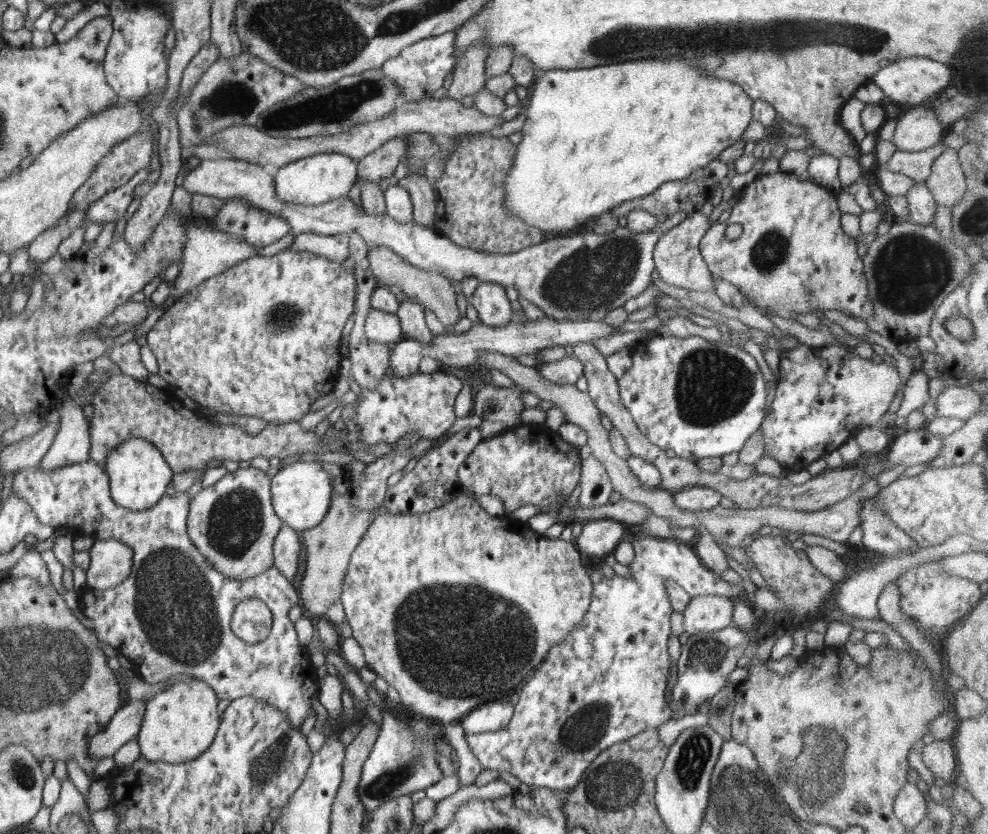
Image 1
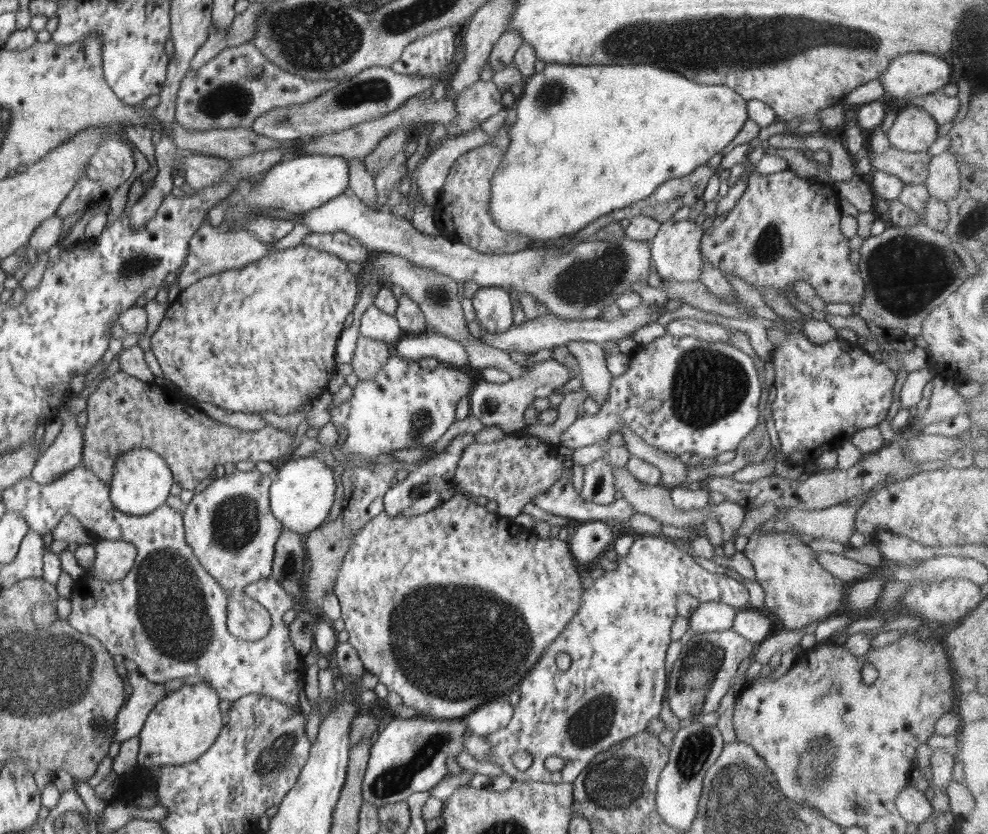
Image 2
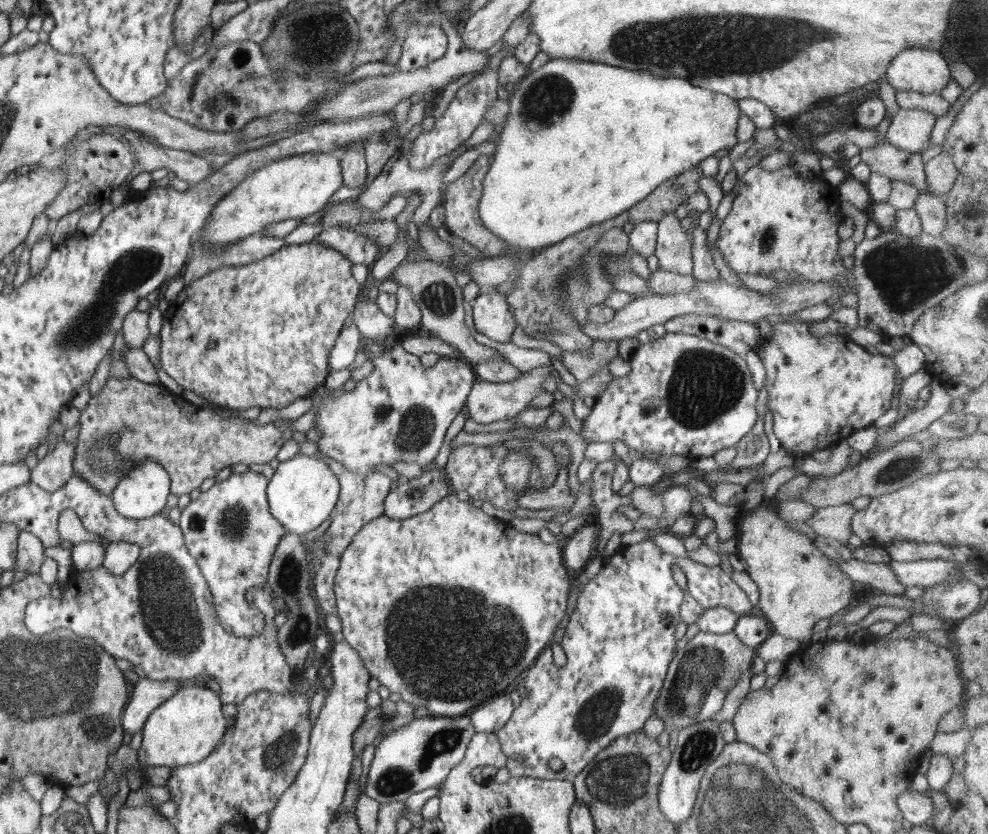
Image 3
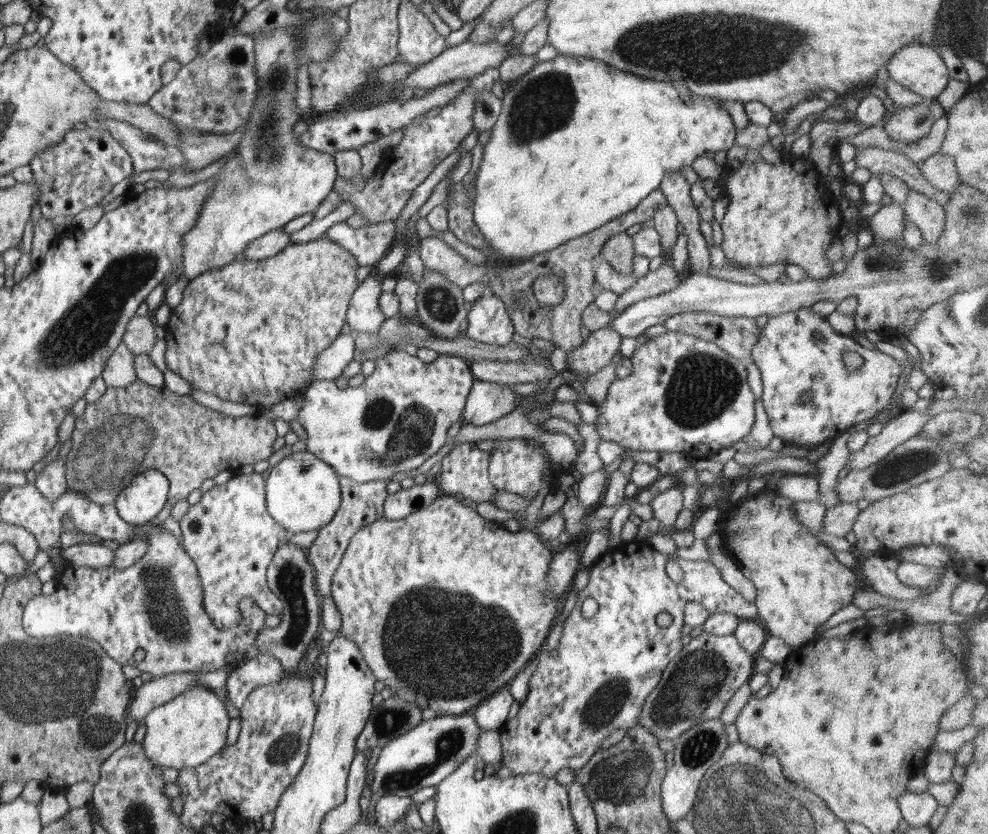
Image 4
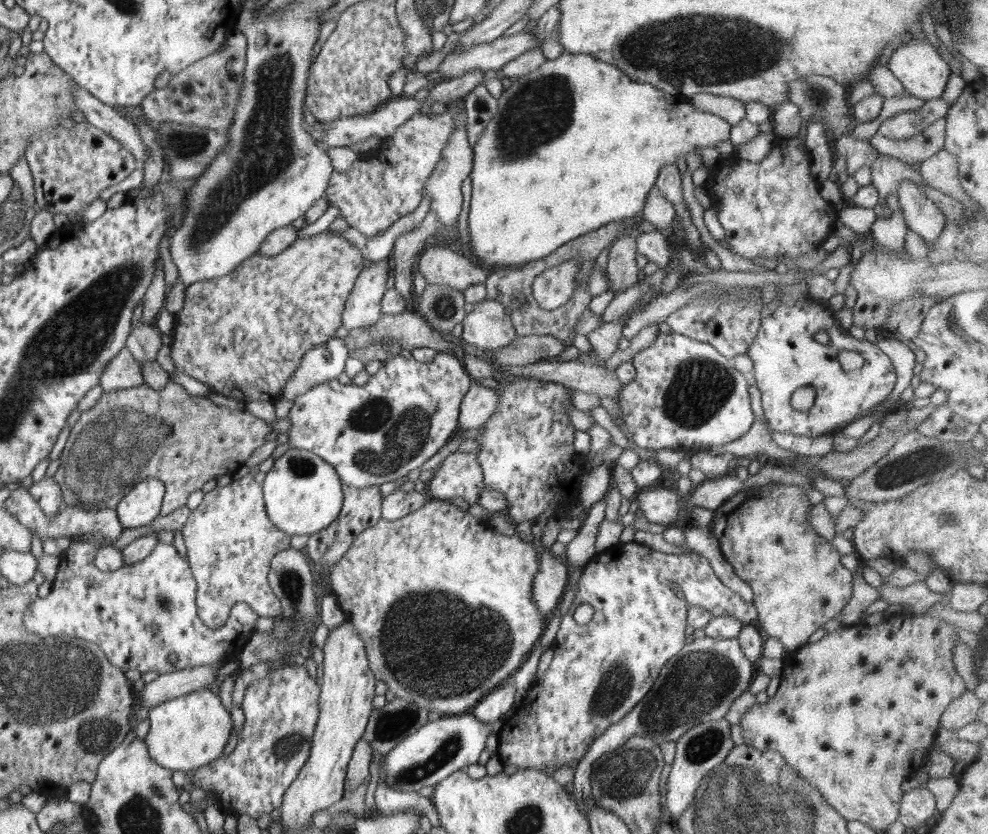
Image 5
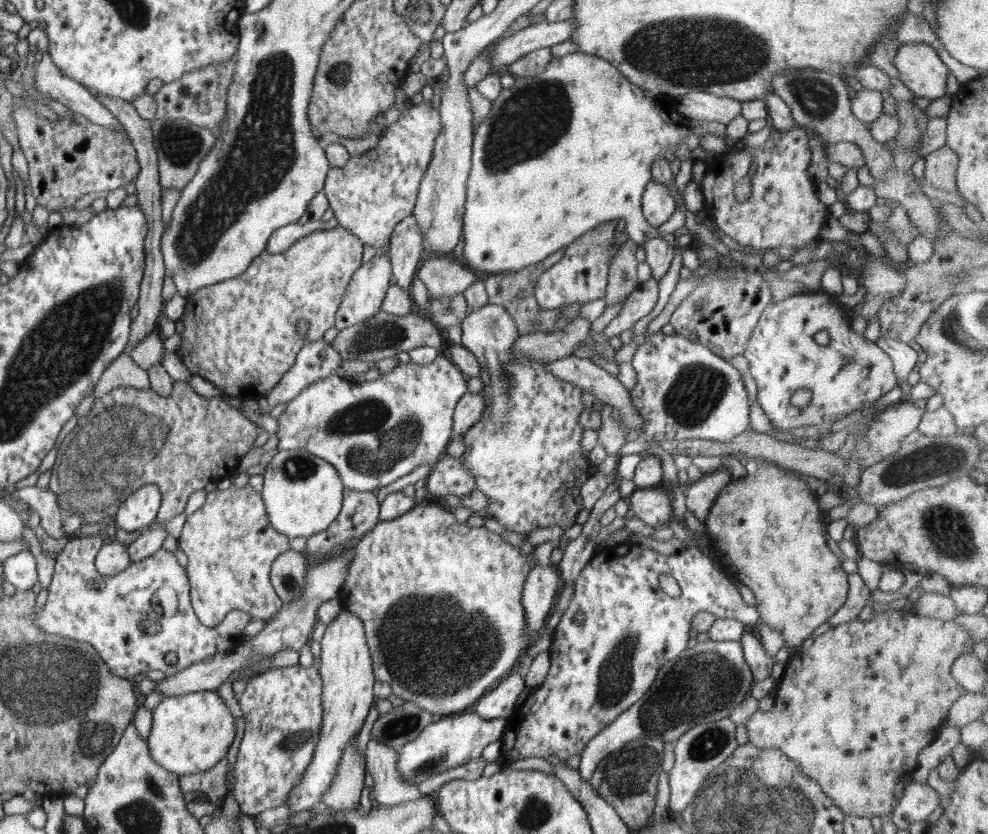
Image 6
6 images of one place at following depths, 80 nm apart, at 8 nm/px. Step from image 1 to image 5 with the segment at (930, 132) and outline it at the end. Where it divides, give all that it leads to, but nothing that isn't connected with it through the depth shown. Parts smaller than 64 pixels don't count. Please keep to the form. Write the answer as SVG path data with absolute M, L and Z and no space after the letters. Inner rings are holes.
M942 98L925 101L923 106L915 111L902 111L884 121L876 134L892 139L914 137L939 118L945 118L949 106Z

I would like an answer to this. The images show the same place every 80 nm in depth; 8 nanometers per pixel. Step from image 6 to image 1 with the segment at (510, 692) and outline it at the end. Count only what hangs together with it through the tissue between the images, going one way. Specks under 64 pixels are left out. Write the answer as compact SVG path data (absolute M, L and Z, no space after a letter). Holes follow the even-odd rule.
M508 698L490 701L472 709L461 725L466 734L494 733L510 722L513 712L514 707Z

